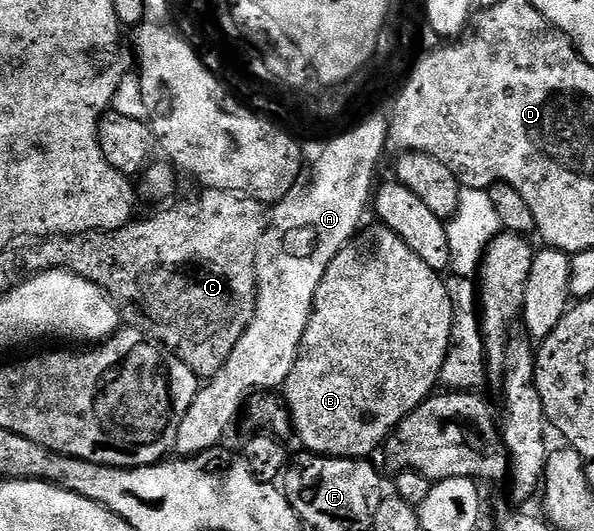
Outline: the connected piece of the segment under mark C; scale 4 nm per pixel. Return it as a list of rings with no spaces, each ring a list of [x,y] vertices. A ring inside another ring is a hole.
[[[219,189],[201,190],[199,197],[190,197],[187,201],[182,201],[179,205],[174,205],[171,209],[166,209],[163,213],[158,213],[155,217],[150,217],[147,221],[135,219],[124,227],[115,229],[93,229],[87,233],[72,233],[69,235],[59,235],[43,240],[38,249],[39,266],[42,267],[61,267],[69,269],[71,273],[79,273],[84,279],[96,283],[105,291],[107,297],[114,302],[118,309],[119,318],[129,328],[139,329],[141,333],[147,333],[154,340],[159,341],[165,349],[175,353],[182,362],[186,364],[194,376],[199,379],[211,379],[222,369],[222,365],[228,359],[244,335],[246,328],[253,321],[254,312],[257,309],[257,275],[254,264],[257,259],[257,247],[260,239],[264,235],[268,224],[268,209],[265,204],[251,197],[245,197],[242,193],[225,193]]]

